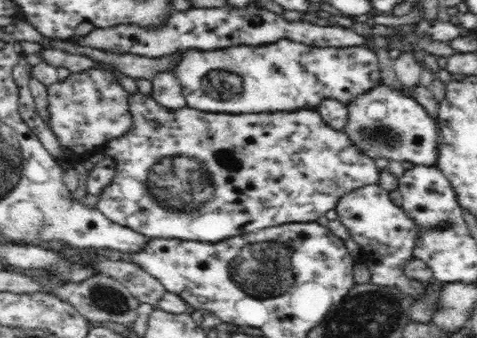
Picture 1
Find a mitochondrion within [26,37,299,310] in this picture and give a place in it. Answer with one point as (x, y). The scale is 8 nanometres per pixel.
(174, 181)

